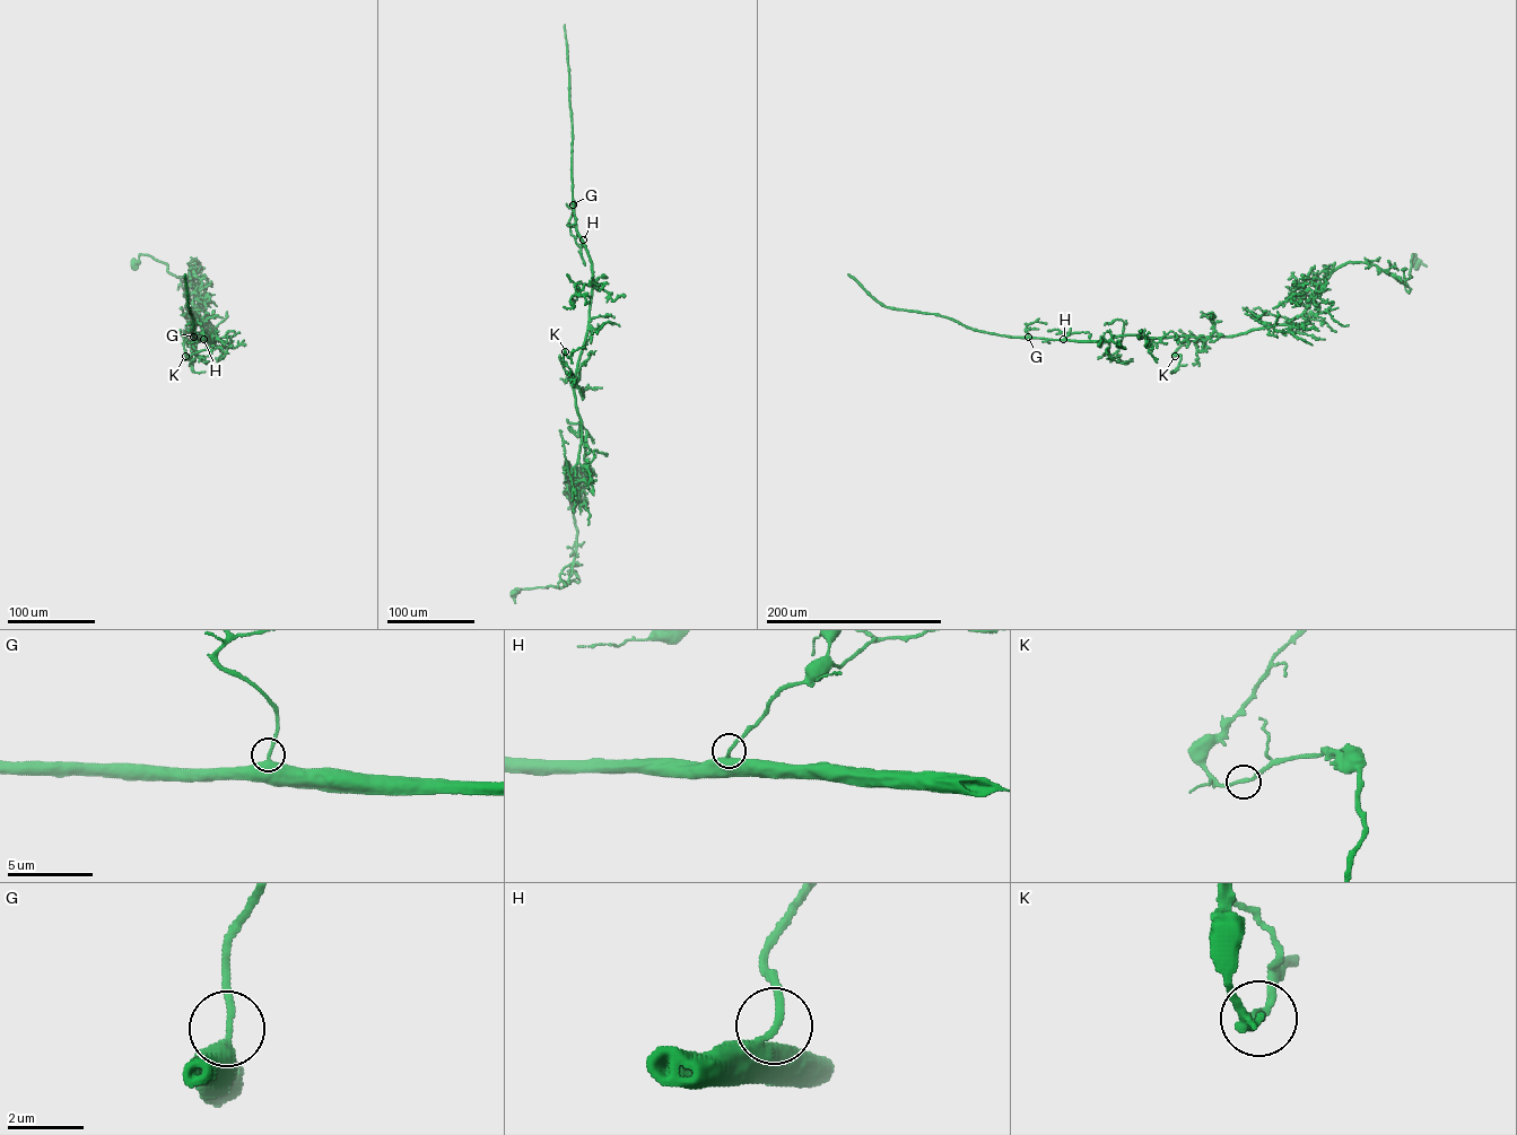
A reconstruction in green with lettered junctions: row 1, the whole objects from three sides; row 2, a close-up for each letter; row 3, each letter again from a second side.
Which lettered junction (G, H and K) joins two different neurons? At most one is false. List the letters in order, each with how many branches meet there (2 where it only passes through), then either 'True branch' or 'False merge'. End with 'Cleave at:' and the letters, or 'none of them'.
G: Branches: 2. True branch
H: Branches: 2. True branch
K: Branches: 2. True branch
Cleave at: none of them

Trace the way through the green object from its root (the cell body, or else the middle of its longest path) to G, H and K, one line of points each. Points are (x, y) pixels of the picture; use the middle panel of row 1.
G: (513, 593), (561, 587), (576, 555), (573, 477), (582, 430), (574, 380), (593, 284), (573, 204)
H: (513, 593), (516, 590), (561, 587), (576, 555), (573, 477), (582, 430), (574, 380), (593, 286), (583, 239)
K: (513, 593), (561, 587), (574, 564), (573, 477), (582, 424), (565, 351)

